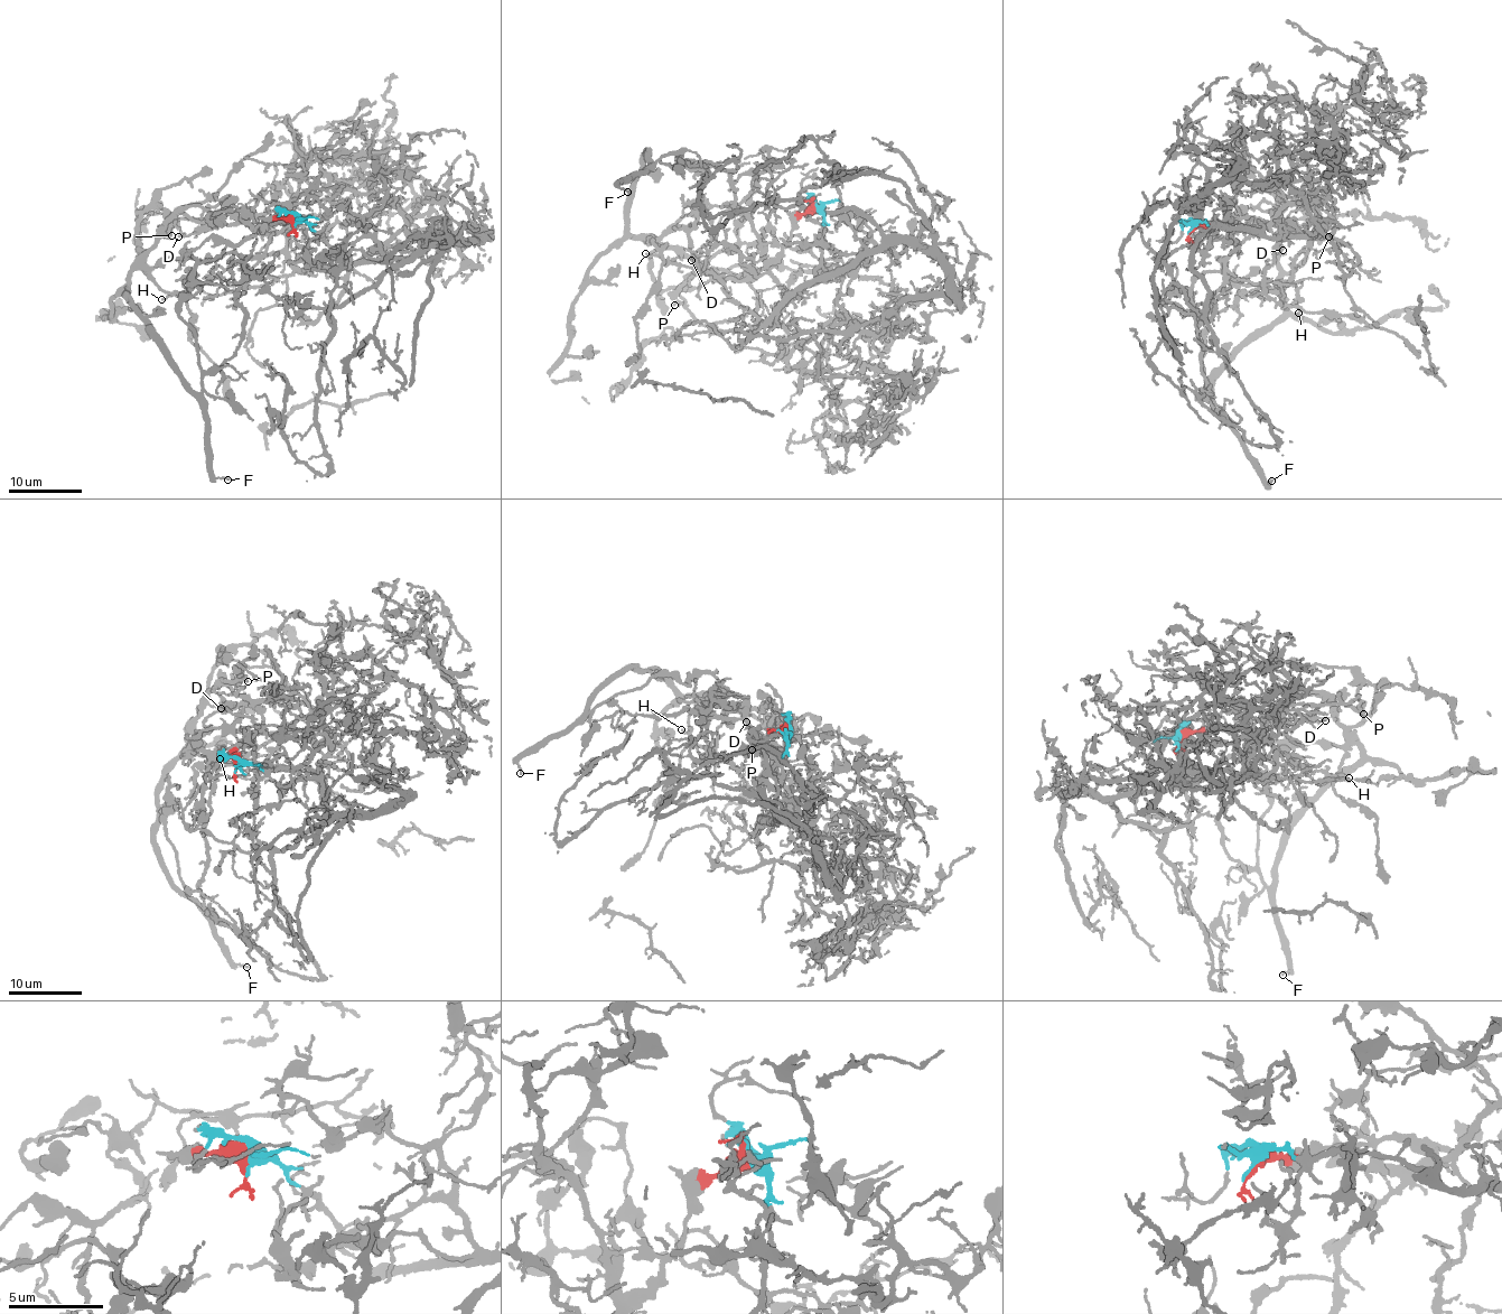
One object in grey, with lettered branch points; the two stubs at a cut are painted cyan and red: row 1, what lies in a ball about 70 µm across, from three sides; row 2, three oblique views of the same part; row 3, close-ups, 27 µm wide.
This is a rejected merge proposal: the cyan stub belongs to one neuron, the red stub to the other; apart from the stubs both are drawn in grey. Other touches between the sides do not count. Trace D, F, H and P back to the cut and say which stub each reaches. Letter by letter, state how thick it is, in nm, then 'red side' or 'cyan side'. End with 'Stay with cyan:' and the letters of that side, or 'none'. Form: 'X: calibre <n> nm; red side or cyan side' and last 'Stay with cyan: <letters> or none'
D: calibre 80 nm; red side
F: calibre 140 nm; red side
H: calibre 120 nm; cyan side
P: calibre 110 nm; cyan side
Stay with cyan: H, P

